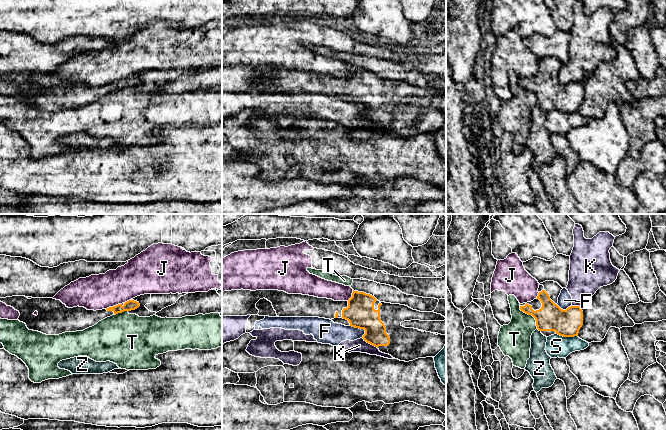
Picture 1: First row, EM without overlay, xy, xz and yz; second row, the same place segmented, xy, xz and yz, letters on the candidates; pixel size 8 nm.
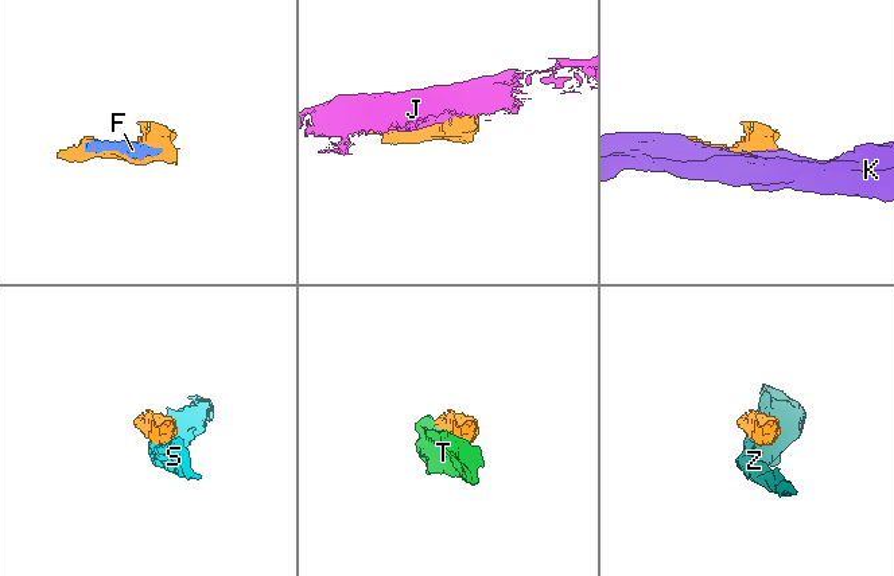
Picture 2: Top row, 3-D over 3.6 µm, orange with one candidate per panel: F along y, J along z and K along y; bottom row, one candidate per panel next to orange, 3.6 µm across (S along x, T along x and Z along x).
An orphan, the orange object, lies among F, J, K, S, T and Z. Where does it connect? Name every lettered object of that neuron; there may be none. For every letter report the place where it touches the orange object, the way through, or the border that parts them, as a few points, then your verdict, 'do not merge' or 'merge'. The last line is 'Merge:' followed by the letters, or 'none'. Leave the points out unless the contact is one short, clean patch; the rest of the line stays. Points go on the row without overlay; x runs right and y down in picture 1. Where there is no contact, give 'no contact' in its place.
F: meets orange in xz at (360, 104); do not merge
J: meets orange in xy at (113, 82); border along xy (121, 79), (109, 82), (106, 85); do not merge
K: meets orange in xz at (370, 119); do not merge
S: meets orange in yz at (567, 112); do not merge
T: meets orange in yz at (531, 90); do not merge
Z: meets orange in yz at (539, 106); border along yz (537, 104), (540, 107); do not merge
Merge: none

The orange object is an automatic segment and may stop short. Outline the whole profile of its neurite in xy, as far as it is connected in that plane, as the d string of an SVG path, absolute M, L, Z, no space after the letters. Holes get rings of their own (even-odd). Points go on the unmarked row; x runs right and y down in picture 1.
M12 72L0 74L0 77L17 86L20 89L18 96L25 99L29 106L46 111L83 107L107 93L135 86L140 82L139 78L129 76L107 85L94 87L79 82L68 84L60 76L53 74L28 75L25 72Z

